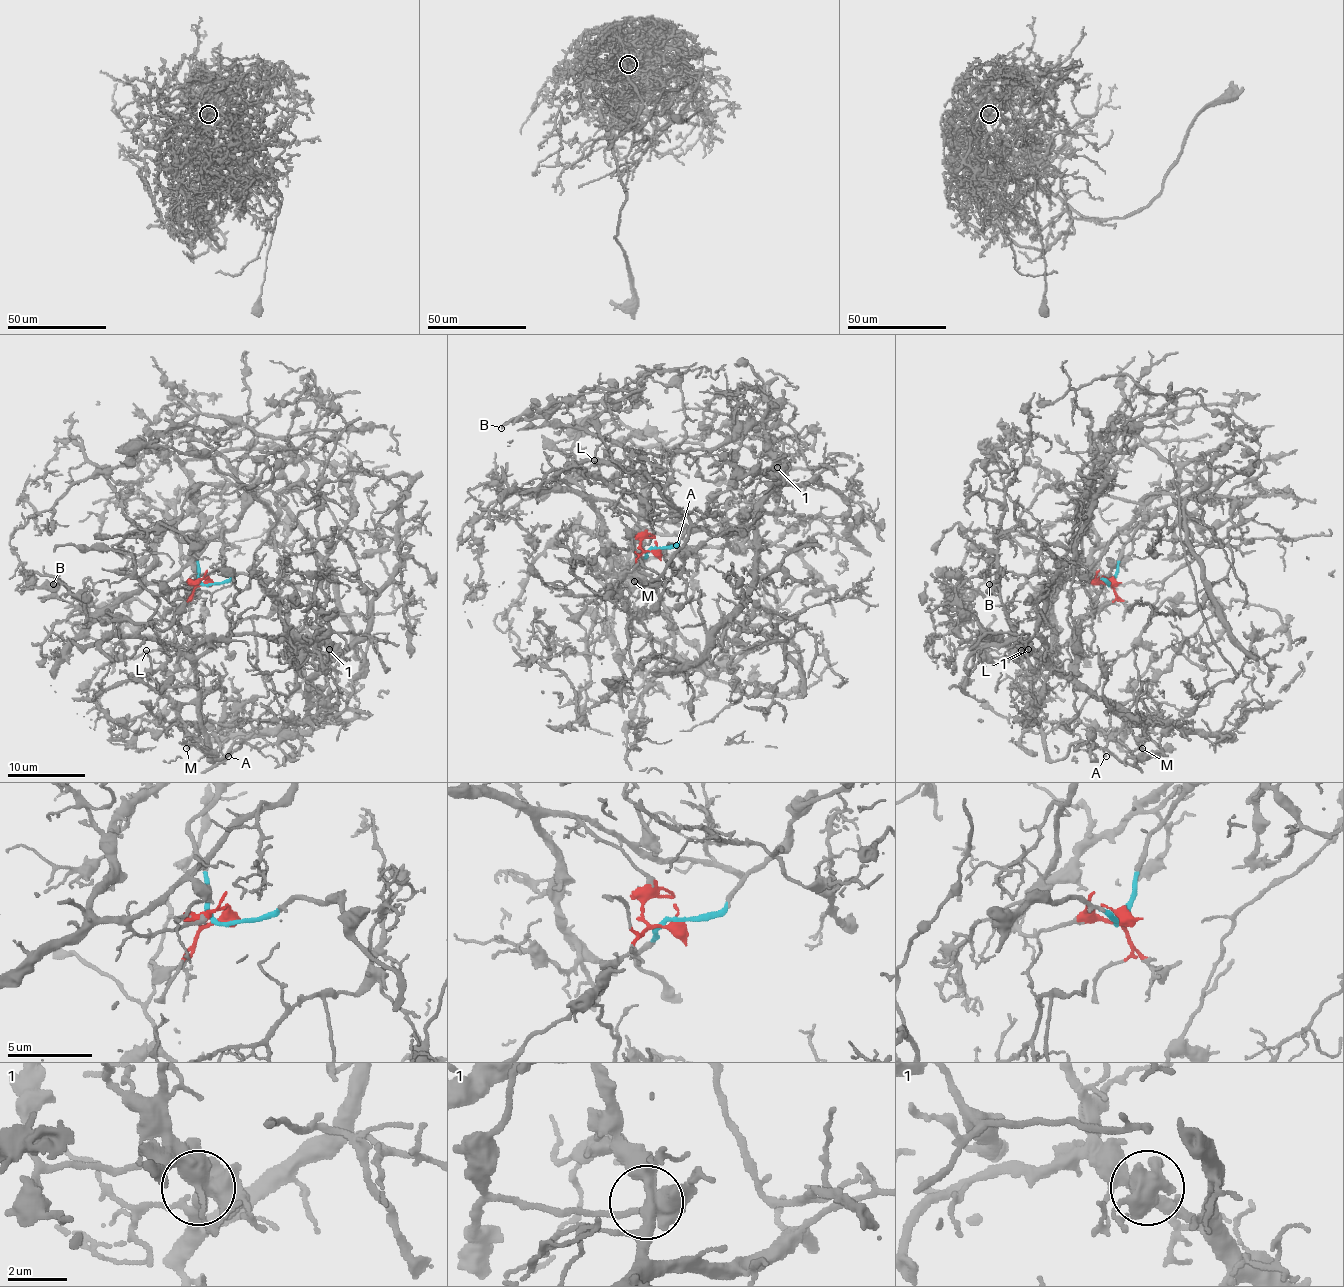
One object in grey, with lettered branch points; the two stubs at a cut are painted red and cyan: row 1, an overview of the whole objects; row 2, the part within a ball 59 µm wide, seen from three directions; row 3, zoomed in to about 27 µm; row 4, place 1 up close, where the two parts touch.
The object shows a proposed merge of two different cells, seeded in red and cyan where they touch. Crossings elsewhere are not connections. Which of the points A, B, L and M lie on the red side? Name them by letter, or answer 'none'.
A, B, L, M

